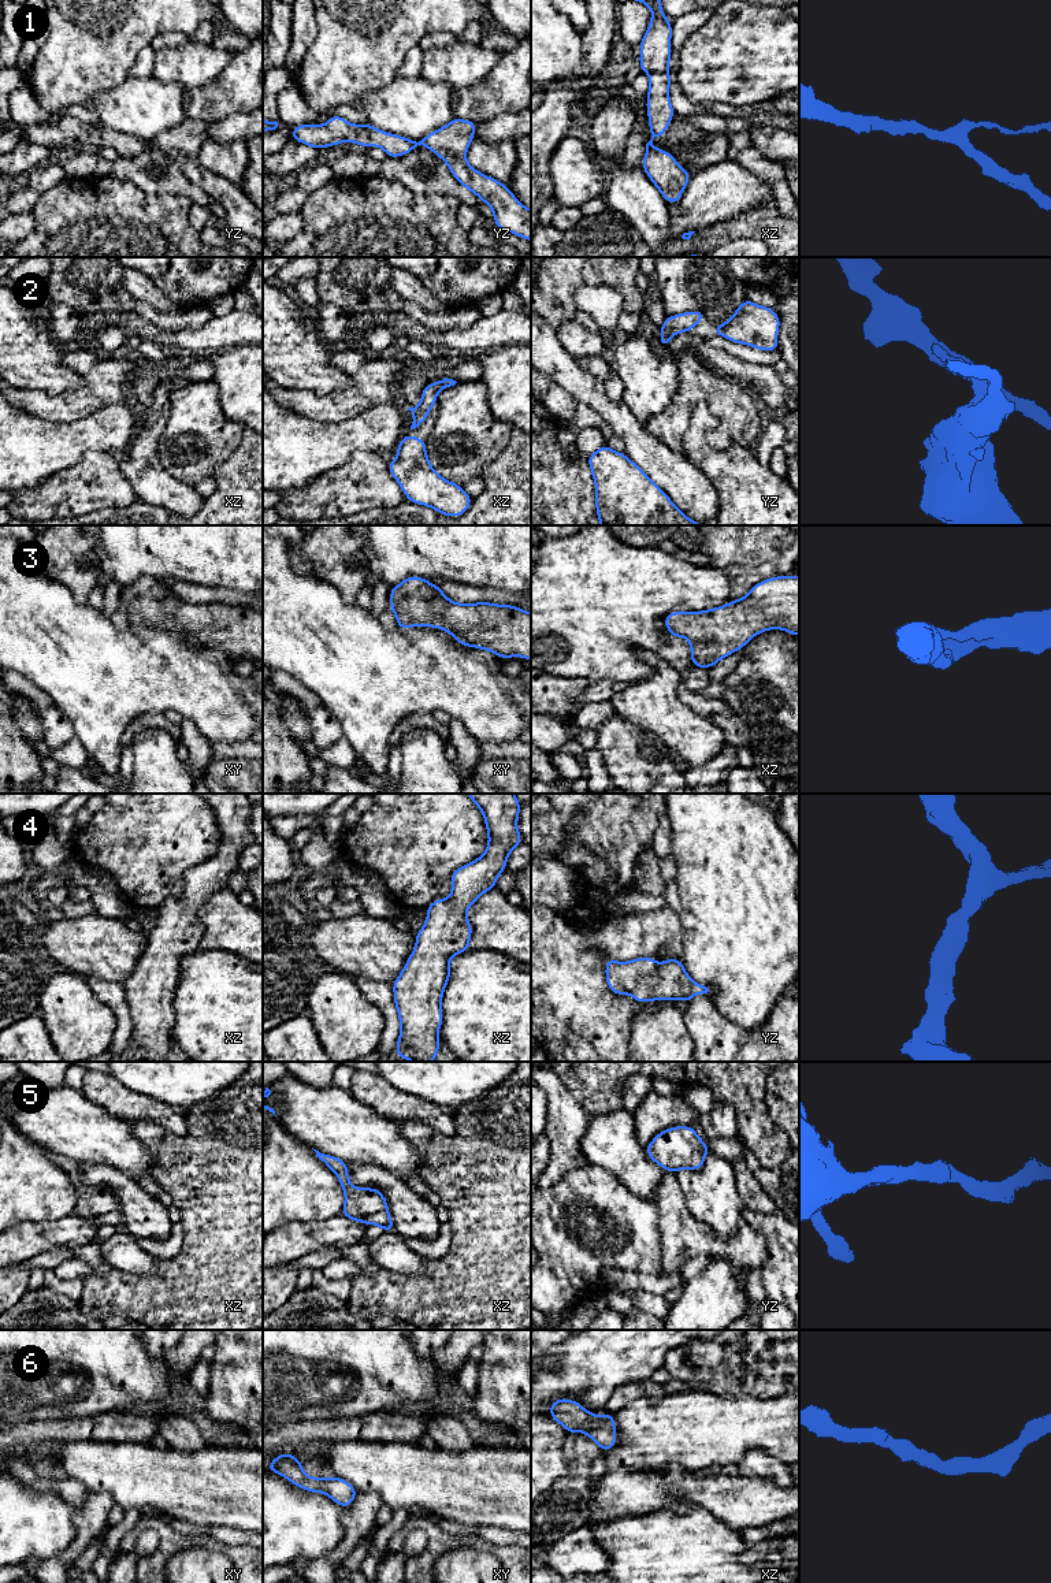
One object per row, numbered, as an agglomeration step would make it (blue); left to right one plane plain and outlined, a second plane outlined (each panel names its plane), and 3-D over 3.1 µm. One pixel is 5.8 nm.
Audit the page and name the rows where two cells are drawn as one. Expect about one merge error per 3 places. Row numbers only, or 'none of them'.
none of them

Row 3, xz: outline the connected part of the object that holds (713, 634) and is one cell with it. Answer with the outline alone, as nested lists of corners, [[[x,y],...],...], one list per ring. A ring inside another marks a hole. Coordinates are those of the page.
[[[777,576],[757,583],[742,599],[702,612],[672,612],[664,618],[672,638],[683,636],[691,646],[691,664],[697,668],[712,668],[720,659],[743,649],[747,642],[768,629],[783,629],[799,636],[799,576]]]

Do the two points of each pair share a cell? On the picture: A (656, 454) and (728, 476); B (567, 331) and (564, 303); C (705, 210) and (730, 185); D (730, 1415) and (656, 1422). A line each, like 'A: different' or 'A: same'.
A: different
B: different
C: same
D: same

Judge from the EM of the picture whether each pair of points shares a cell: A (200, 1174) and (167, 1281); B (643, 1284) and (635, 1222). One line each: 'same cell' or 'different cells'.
A: same cell
B: different cells

